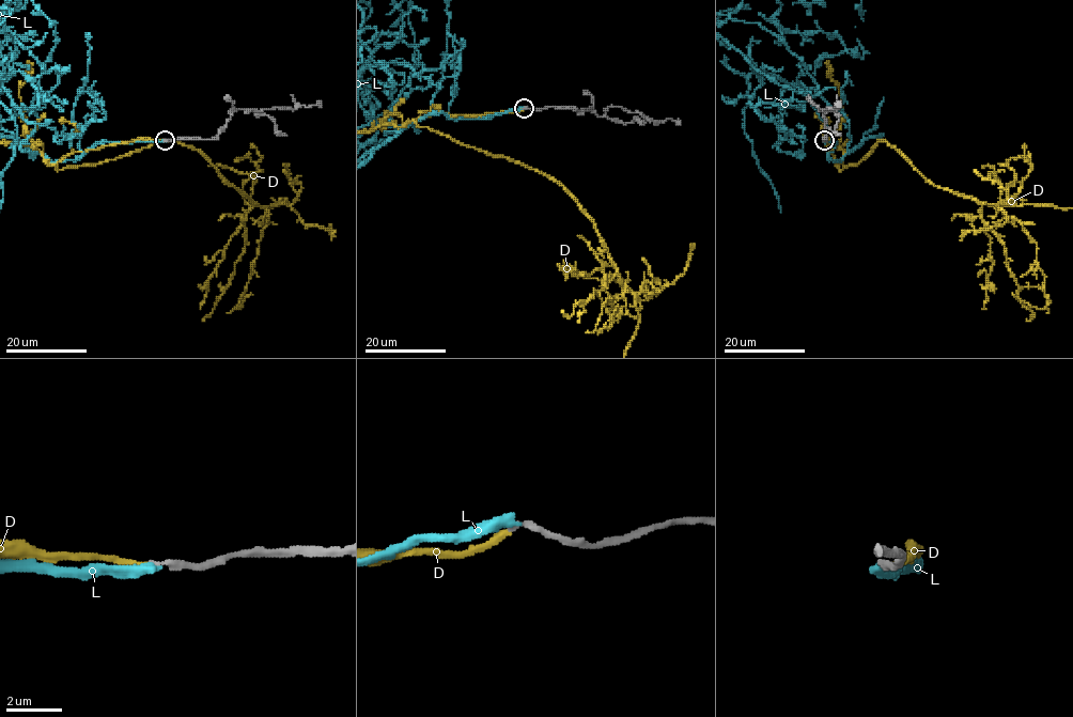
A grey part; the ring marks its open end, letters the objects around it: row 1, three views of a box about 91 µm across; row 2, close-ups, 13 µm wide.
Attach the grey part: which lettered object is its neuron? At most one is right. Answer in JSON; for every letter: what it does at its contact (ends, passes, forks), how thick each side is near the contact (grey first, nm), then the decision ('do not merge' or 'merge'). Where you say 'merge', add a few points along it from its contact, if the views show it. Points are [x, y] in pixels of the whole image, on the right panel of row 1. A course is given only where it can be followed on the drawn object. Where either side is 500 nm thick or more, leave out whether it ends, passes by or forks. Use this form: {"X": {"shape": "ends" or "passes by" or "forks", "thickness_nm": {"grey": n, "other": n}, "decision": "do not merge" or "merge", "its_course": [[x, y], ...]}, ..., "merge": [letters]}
{"D": {"shape": "ends", "thickness_nm": {"grey": 220, "other": 240}, "decision": "merge"}, "L": {"shape": "ends", "thickness_nm": {"grey": 240, "other": 400}, "decision": "do not merge"}, "merge": ["D"]}

